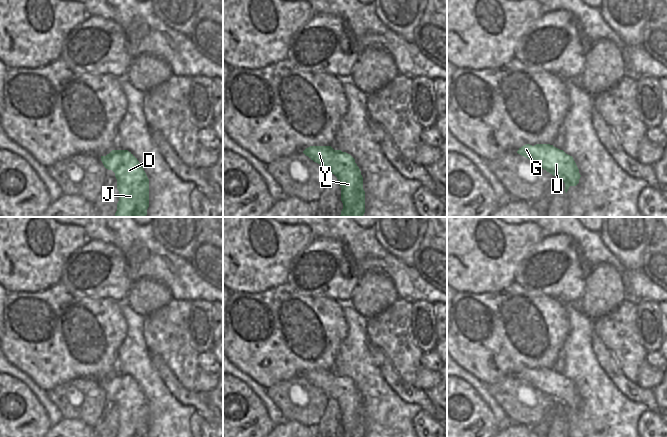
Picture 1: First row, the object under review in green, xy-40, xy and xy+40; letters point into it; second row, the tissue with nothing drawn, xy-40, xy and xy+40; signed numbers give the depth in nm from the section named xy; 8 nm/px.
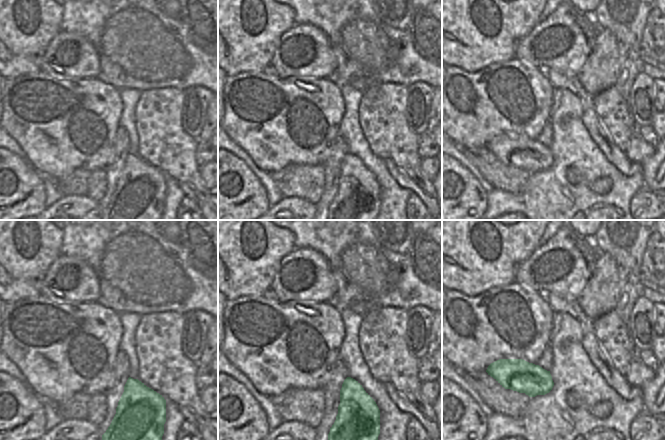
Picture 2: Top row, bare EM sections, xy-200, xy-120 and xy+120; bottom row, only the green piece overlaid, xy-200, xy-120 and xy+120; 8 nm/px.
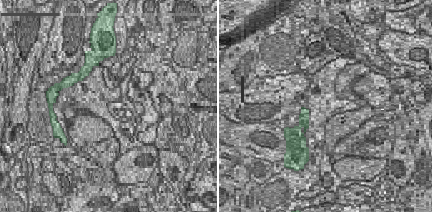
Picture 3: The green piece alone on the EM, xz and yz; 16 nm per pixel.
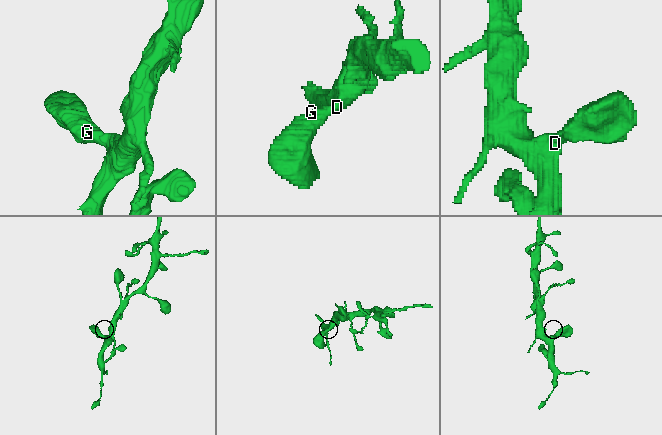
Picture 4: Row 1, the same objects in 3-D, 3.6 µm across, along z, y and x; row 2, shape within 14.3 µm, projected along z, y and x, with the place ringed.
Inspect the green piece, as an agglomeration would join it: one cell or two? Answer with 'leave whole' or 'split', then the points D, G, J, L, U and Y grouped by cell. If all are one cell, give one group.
leave whole; D G J L U Y

